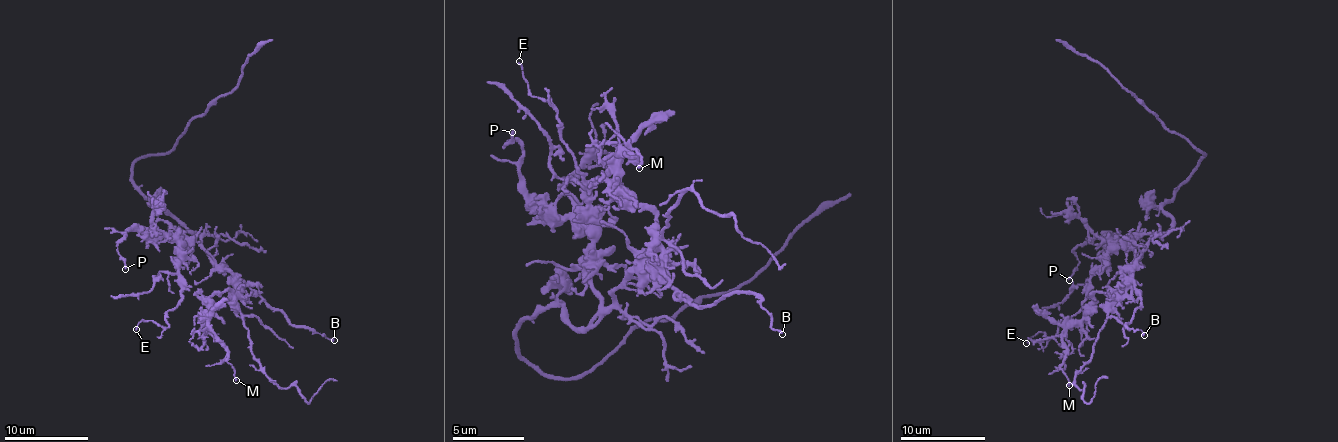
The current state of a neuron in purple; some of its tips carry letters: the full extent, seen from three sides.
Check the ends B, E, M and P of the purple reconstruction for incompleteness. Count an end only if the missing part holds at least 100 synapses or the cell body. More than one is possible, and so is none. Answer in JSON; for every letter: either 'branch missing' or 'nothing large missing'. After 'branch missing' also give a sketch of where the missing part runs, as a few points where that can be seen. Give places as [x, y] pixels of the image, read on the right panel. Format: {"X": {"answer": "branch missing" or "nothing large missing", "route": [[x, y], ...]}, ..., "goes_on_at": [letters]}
{"B": {"answer": "nothing large missing"}, "E": {"answer": "nothing large missing"}, "M": {"answer": "nothing large missing"}, "P": {"answer": "nothing large missing"}, "goes_on_at": []}

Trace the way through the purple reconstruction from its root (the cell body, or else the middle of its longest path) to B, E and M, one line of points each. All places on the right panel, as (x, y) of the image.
B: (1172, 217), (1171, 227), (1151, 239), (1130, 267), (1141, 305), (1125, 324), (1144, 335)
E: (1172, 217), (1171, 227), (1163, 233), (1130, 234), (1091, 276), (1087, 300), (1054, 337), (1038, 332), (1026, 343)
M: (1172, 217), (1171, 227), (1122, 273), (1123, 286), (1094, 293), (1092, 306), (1066, 330), (1062, 371), (1069, 385)

